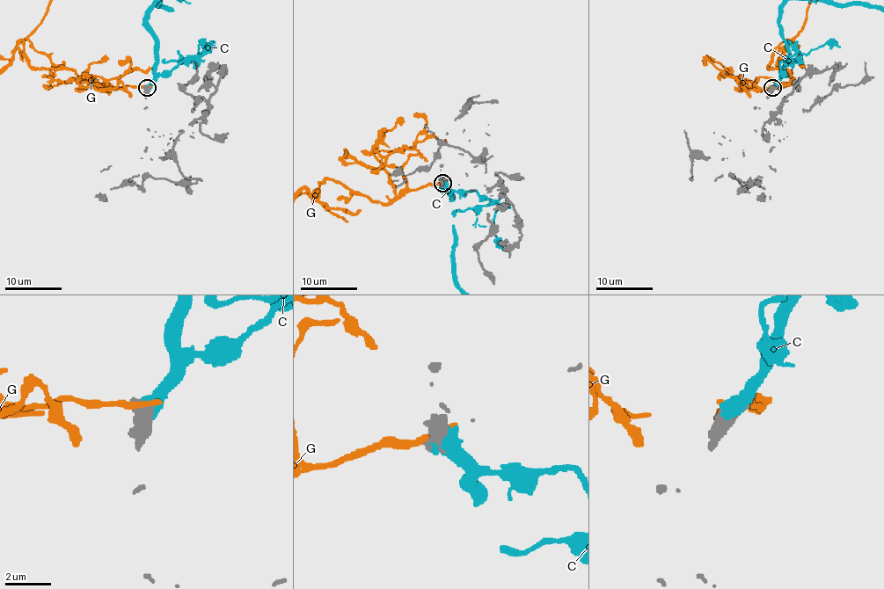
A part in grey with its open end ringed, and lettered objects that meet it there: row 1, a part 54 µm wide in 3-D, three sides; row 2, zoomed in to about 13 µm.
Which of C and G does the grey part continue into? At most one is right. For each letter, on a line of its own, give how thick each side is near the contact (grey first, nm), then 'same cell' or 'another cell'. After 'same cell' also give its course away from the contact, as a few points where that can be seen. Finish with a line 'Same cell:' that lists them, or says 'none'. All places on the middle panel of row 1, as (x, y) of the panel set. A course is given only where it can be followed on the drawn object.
C: 650/700 nm | same cell
G: 650/360 nm | another cell
Same cell: C

